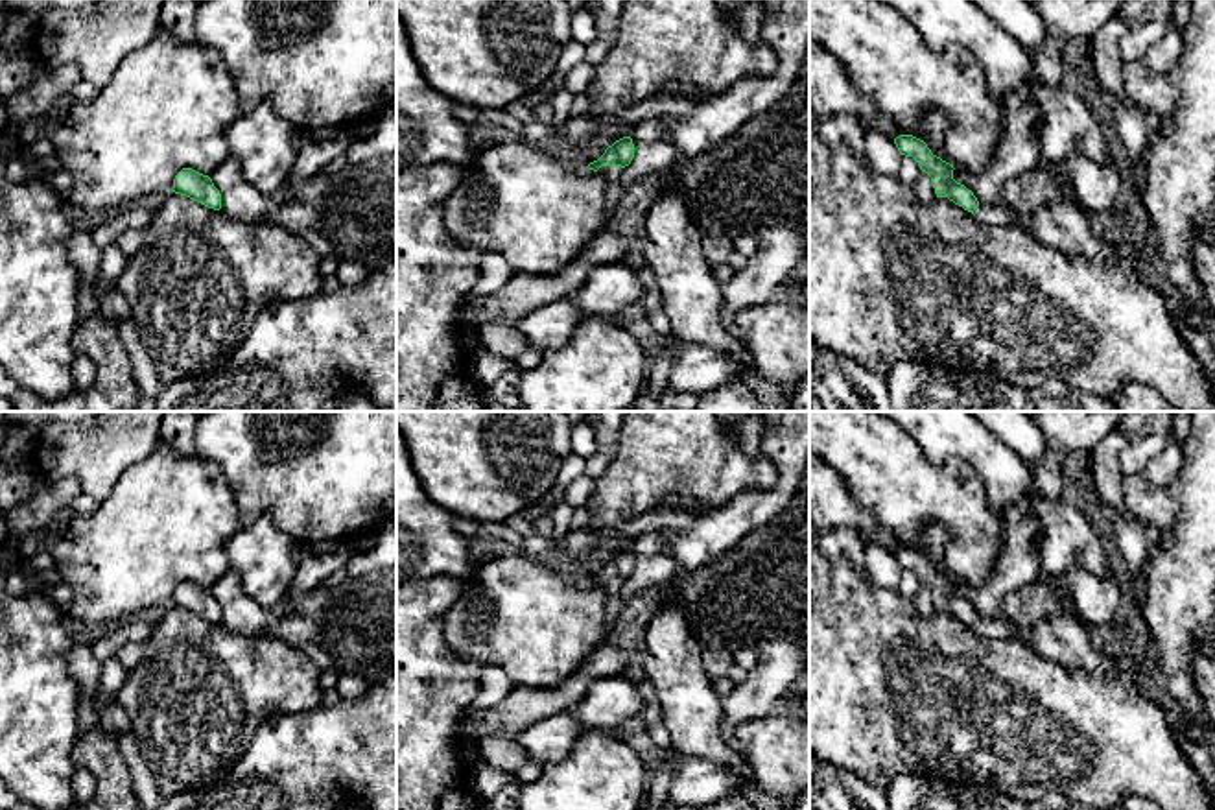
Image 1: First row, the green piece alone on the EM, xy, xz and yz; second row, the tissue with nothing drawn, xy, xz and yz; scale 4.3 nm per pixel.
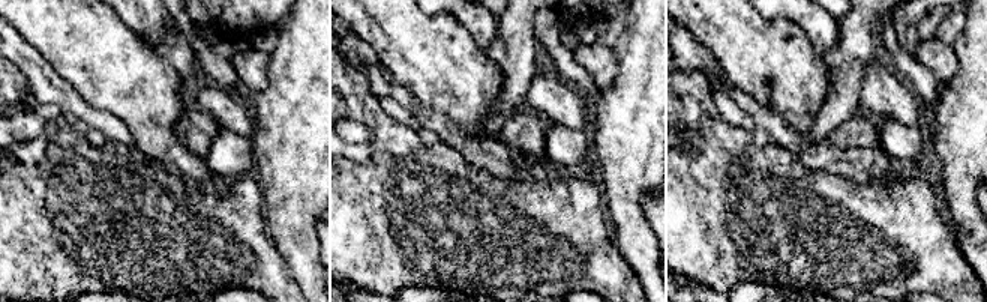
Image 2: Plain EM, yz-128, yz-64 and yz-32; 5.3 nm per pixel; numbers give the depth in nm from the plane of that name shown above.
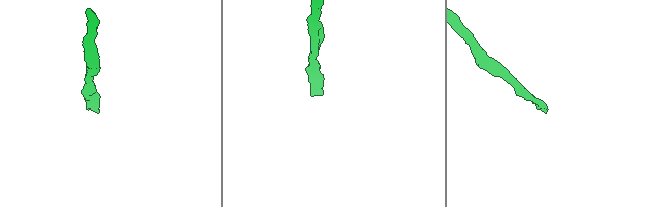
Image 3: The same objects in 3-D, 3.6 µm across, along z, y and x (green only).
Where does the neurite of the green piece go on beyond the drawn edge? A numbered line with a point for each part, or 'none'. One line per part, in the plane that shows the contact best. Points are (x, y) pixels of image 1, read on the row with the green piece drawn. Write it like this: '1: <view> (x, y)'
1: xz (613, 174)

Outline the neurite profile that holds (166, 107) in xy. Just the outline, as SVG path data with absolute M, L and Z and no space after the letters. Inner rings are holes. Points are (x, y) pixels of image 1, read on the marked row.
M160 30L153 41L129 54L92 101L72 101L50 125L55 157L74 177L66 201L88 212L171 192L183 168L212 175L229 157L225 129L238 118L240 101L218 50L179 42Z

